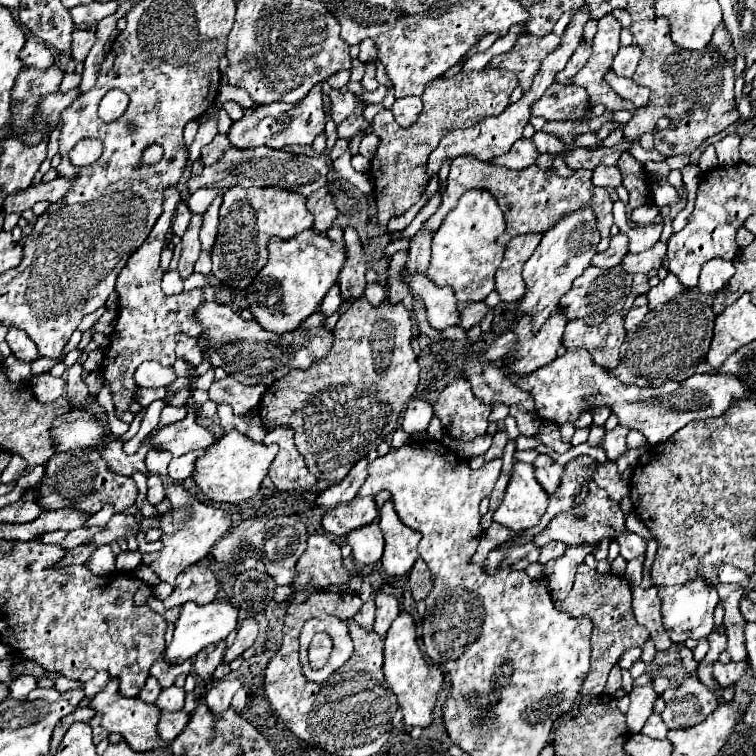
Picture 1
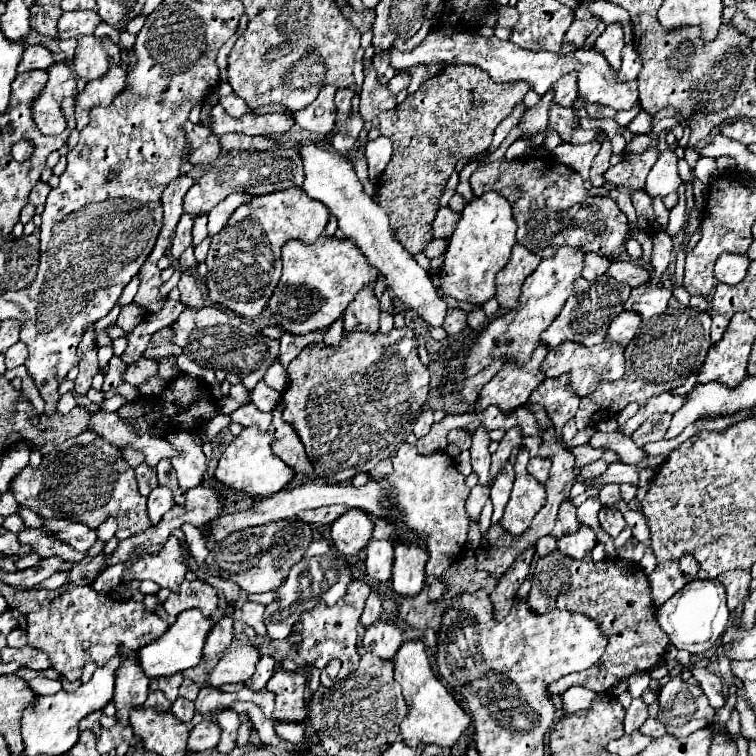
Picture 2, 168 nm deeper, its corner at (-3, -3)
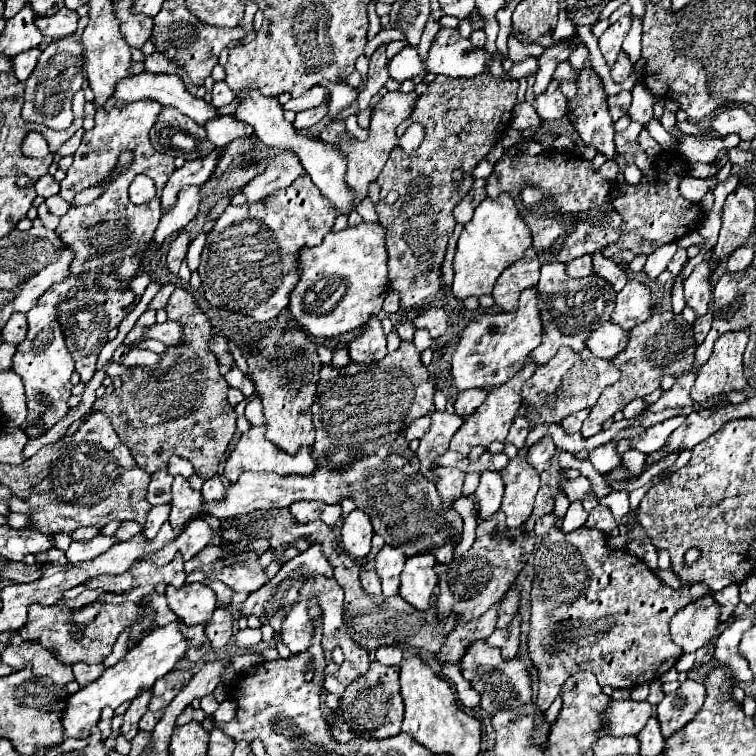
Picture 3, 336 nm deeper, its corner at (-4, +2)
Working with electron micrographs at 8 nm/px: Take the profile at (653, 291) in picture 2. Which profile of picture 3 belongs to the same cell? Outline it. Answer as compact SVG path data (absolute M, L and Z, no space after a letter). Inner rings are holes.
M627 281L627 285L617 293L617 307L611 315L611 321L623 329L633 329L639 323L645 323L653 315L651 289L637 281Z

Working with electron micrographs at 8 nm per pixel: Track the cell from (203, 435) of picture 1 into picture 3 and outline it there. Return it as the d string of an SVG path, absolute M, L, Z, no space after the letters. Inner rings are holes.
M171 455L169 461L167 461L167 471L171 475L185 475L185 477L189 477L193 473L193 465L187 459L181 459L181 457Z

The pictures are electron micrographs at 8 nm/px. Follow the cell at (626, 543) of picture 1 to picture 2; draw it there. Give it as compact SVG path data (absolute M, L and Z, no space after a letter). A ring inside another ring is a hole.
M600 510L598 520L600 520L602 530L608 532L612 538L616 538L622 532L622 528L626 526L626 522L618 510Z

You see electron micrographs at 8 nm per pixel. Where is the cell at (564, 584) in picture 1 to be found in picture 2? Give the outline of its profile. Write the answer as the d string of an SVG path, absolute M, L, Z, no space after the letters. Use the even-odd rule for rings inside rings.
M580 526L576 534L568 534L558 540L558 550L566 552L570 558L584 558L592 552L596 544L596 534L590 526Z

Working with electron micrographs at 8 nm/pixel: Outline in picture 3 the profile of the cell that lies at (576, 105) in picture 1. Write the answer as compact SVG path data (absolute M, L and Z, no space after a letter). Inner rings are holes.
M621 91L619 95L607 97L607 105L609 105L609 113L611 113L613 121L617 121L619 117L623 117L627 113L629 103L631 103L631 93L629 91Z

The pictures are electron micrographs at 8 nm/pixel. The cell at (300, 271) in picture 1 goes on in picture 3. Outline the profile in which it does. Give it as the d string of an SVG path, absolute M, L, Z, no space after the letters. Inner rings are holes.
M359 223L343 231L331 231L325 235L323 243L317 247L303 247L297 261L299 281L289 297L291 317L313 337L337 337L341 333L361 327L371 315L381 311L383 299L389 293L387 277L387 249L385 249L385 229L379 223Z

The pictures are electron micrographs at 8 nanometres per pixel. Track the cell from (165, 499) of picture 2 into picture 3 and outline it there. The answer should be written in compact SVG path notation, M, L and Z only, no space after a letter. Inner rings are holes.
M165 503L165 505L155 505L149 511L147 523L145 523L145 529L143 529L143 533L145 533L147 539L153 539L157 535L157 531L161 529L161 525L169 519L169 509L171 509L171 505Z

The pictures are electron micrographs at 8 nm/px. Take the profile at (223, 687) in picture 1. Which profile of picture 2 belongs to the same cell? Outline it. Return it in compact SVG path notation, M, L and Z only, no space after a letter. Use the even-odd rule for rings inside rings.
M222 710L216 714L216 722L218 726L222 728L222 738L220 738L220 744L216 750L228 754L234 746L236 746L236 738L238 738L238 728L240 728L240 716L232 710Z

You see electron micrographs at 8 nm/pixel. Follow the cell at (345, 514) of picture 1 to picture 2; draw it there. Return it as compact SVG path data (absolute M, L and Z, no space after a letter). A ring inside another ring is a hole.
M348 510L332 524L332 540L342 556L356 556L372 538L372 520L364 510Z

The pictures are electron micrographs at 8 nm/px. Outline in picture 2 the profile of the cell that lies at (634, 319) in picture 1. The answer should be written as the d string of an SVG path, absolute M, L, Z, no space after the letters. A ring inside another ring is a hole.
M622 312L608 326L606 340L608 342L616 342L618 346L626 348L630 344L630 340L634 338L638 326L640 326L640 316L638 314L634 314L634 312Z

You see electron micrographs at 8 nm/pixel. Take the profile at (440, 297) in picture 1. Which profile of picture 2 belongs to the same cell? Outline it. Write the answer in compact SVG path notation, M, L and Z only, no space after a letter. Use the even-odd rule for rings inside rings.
M314 142L300 144L298 154L304 164L302 188L306 190L306 194L330 208L330 212L338 220L338 228L346 234L346 238L352 238L358 244L362 256L386 278L388 286L406 306L418 312L430 326L442 326L448 310L446 302L436 294L436 288L432 286L426 270L414 260L410 252L404 250L404 246L400 246L400 242L396 242L396 236L392 234L388 224L388 214L384 212L384 208L376 206L376 202L364 192L348 156L338 150L318 148Z

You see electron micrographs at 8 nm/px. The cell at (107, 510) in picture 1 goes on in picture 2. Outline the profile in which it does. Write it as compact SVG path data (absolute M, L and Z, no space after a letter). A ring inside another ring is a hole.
M108 518L104 524L100 524L100 528L96 530L96 534L98 534L98 538L102 540L102 542L108 542L112 536L114 536L114 532L116 532L116 518Z

